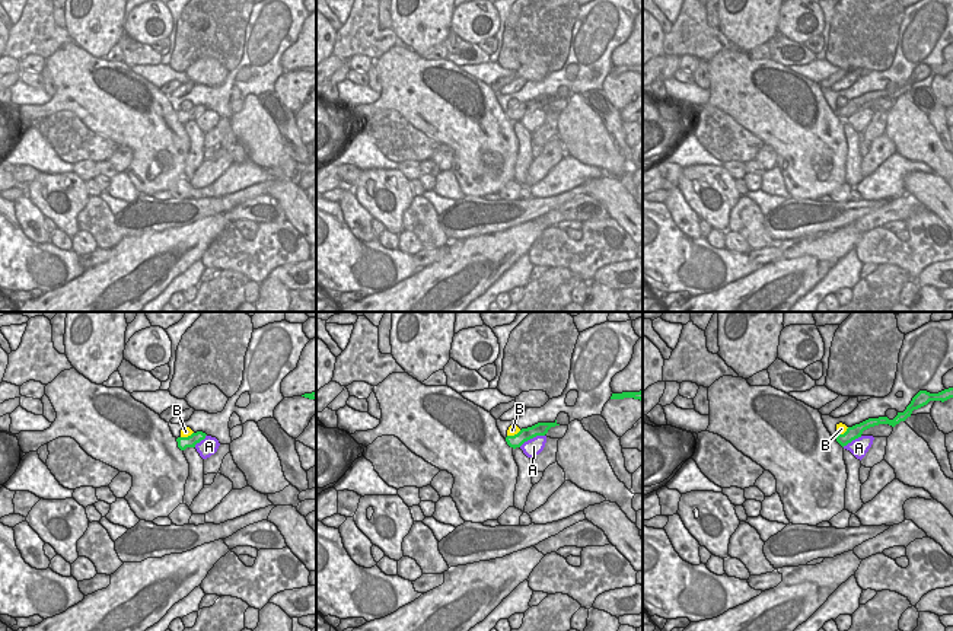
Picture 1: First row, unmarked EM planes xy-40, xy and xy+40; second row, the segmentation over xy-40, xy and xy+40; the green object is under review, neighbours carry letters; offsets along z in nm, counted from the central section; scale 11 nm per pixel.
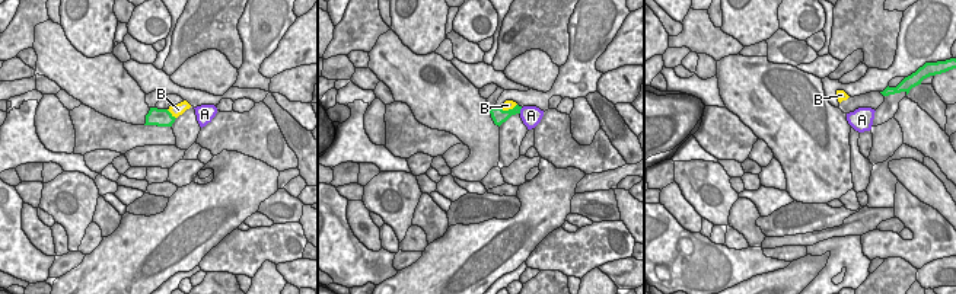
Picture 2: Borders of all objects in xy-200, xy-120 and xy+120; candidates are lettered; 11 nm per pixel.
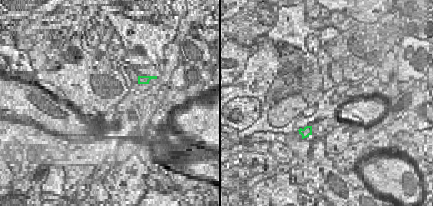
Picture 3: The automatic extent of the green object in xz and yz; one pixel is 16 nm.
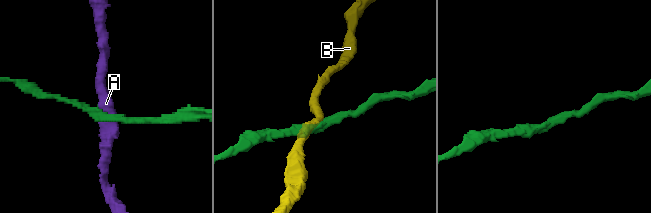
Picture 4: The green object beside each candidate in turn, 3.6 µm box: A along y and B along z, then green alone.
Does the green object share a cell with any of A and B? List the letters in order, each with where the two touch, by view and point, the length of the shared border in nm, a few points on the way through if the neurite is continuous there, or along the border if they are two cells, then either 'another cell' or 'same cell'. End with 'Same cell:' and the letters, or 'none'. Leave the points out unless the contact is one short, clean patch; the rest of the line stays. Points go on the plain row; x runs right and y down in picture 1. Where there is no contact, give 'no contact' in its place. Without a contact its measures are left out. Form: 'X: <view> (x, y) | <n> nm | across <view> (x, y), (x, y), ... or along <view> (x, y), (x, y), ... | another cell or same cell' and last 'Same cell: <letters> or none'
A: xy (531, 111) | 320 nm | along xy (544, 108), (536, 108), (519, 120) | another cell
B: xy (515, 108) | 170 nm | another cell
Same cell: none

